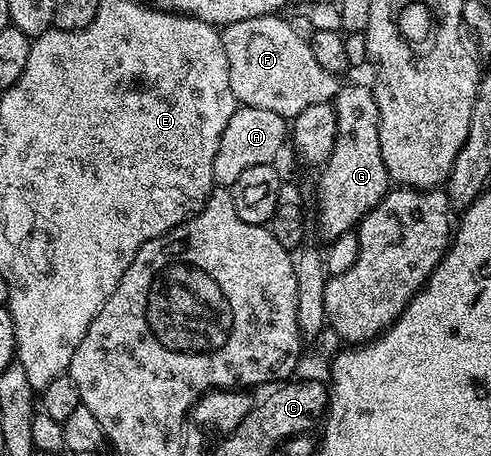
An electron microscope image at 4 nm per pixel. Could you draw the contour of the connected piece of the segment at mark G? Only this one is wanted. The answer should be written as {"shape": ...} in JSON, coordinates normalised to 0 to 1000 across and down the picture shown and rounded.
{"shape":[[[697,184],[676,221],[684,246],[684,311],[648,390],[648,496],[672,526],[723,502],[752,461],[776,452],[778,432],[798,408],[794,379],[782,368],[782,342],[774,342],[774,281],[760,195],[752,186]]]}

